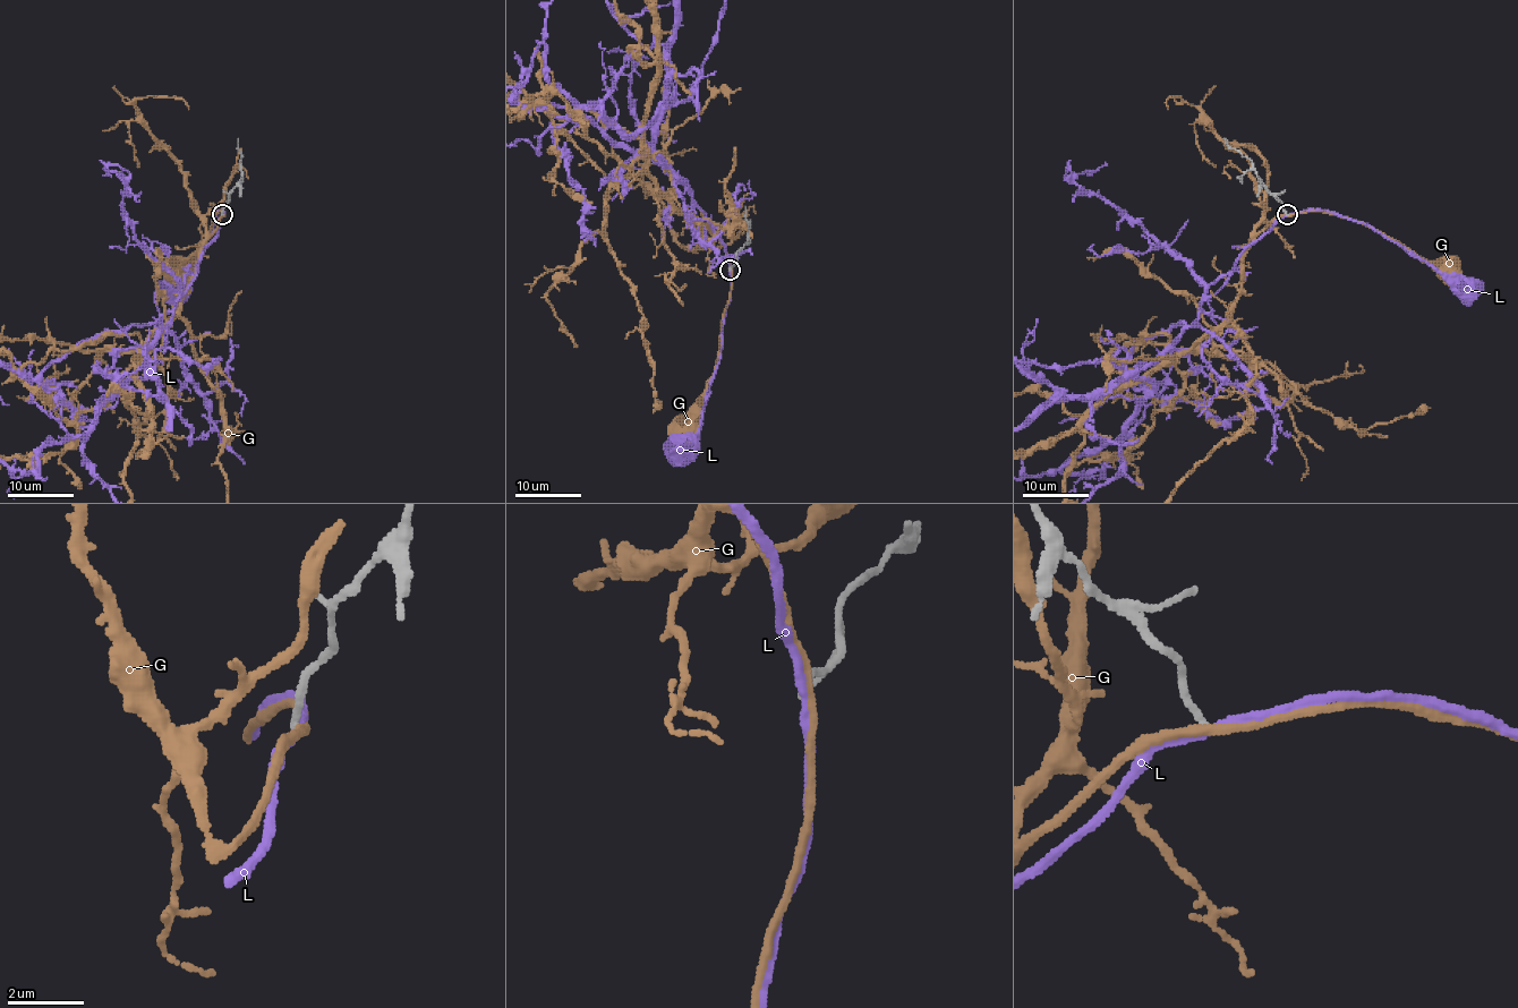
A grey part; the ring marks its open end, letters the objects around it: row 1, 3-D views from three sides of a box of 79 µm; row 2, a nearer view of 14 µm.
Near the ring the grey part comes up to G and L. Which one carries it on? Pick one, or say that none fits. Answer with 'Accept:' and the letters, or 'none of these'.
Accept: none of these

